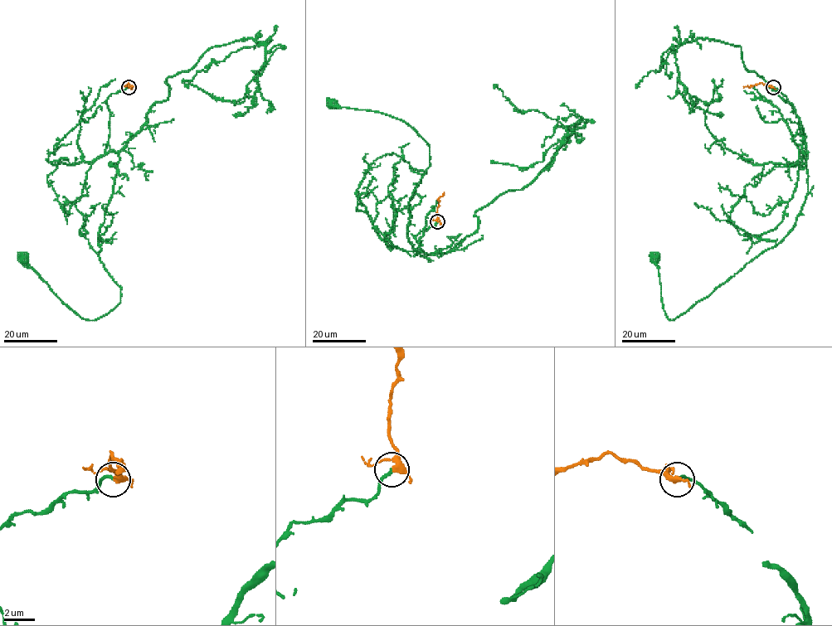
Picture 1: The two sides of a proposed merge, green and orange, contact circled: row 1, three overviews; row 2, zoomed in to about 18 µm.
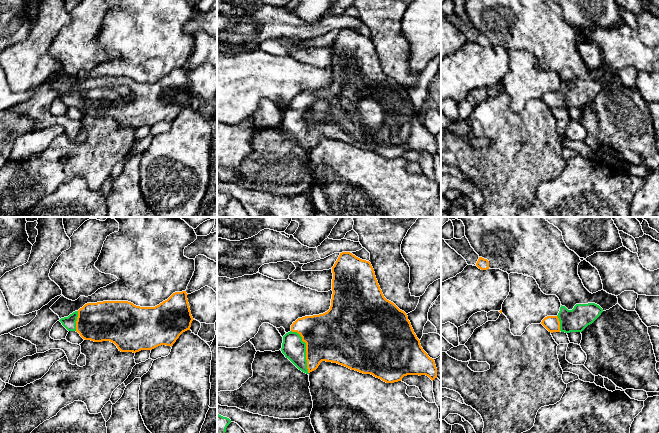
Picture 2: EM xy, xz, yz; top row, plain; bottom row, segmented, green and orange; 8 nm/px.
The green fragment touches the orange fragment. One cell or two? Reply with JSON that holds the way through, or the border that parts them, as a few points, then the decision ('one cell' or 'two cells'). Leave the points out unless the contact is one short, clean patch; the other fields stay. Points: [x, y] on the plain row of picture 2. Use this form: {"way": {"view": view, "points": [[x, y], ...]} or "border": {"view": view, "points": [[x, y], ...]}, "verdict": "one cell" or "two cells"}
{"way": {"view": "xz", "points": [[293, 123], [305, 126], [317, 114], [332, 112]]}, "verdict": "one cell"}

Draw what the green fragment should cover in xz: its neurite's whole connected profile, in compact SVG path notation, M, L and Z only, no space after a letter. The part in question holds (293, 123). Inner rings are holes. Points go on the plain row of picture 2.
M342 28L332 43L332 49L333 70L330 85L323 90L305 92L293 98L291 107L283 112L281 127L285 133L306 150L316 146L322 137L326 137L363 150L371 150L386 159L401 157L407 151L426 151L432 157L437 154L434 135L421 123L407 90L384 73L371 39L350 28Z

